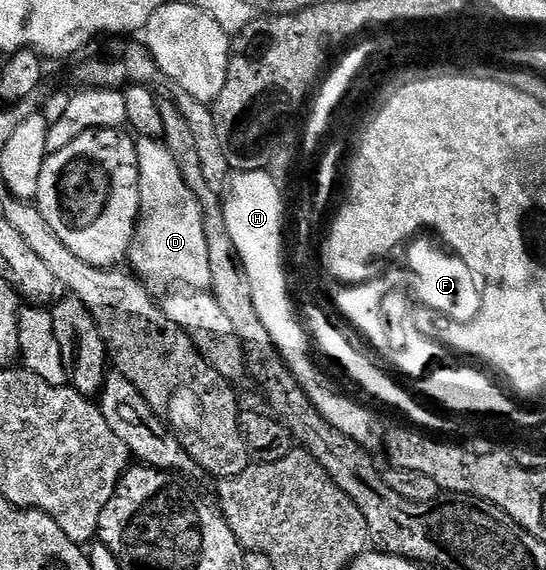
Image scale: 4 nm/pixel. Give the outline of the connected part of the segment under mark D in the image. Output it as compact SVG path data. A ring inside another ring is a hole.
M137 137L135 139L138 152L138 192L140 193L140 217L136 219L136 231L128 249L126 259L131 273L149 287L187 284L194 290L208 290L211 284L209 245L203 228L203 212L195 199L194 193L186 186L182 174L178 170L177 161L170 154L160 138Z

